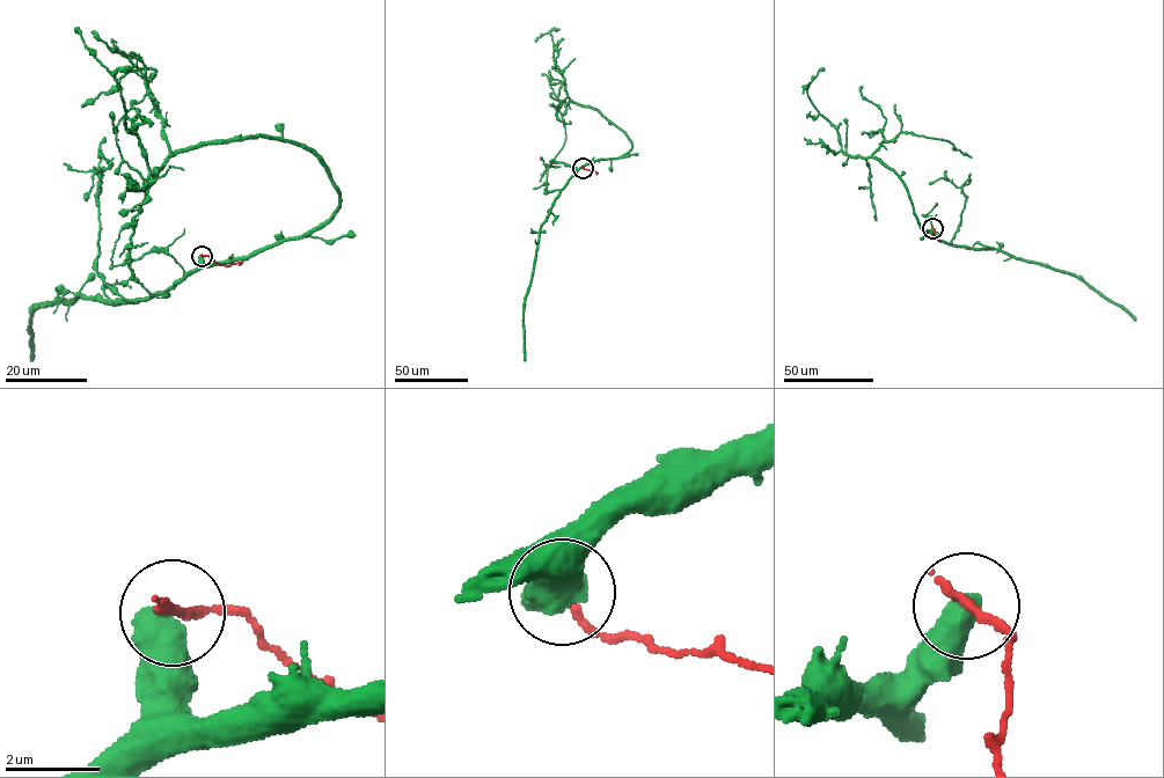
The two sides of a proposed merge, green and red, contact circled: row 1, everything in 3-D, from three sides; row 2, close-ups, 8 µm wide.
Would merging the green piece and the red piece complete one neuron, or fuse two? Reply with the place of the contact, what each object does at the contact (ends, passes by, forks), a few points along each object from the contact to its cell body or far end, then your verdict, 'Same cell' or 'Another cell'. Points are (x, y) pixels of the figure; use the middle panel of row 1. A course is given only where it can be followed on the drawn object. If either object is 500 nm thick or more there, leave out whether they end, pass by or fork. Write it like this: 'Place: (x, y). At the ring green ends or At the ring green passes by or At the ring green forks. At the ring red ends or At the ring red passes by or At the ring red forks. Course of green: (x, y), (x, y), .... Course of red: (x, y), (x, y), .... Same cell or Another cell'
Place: (583, 168). Course of green: (583, 167), (621, 158), (631, 144), (598, 110), (569, 97), (554, 60), (550, 34), (535, 41). Course of red: (583, 167), (597, 174). Another cell

